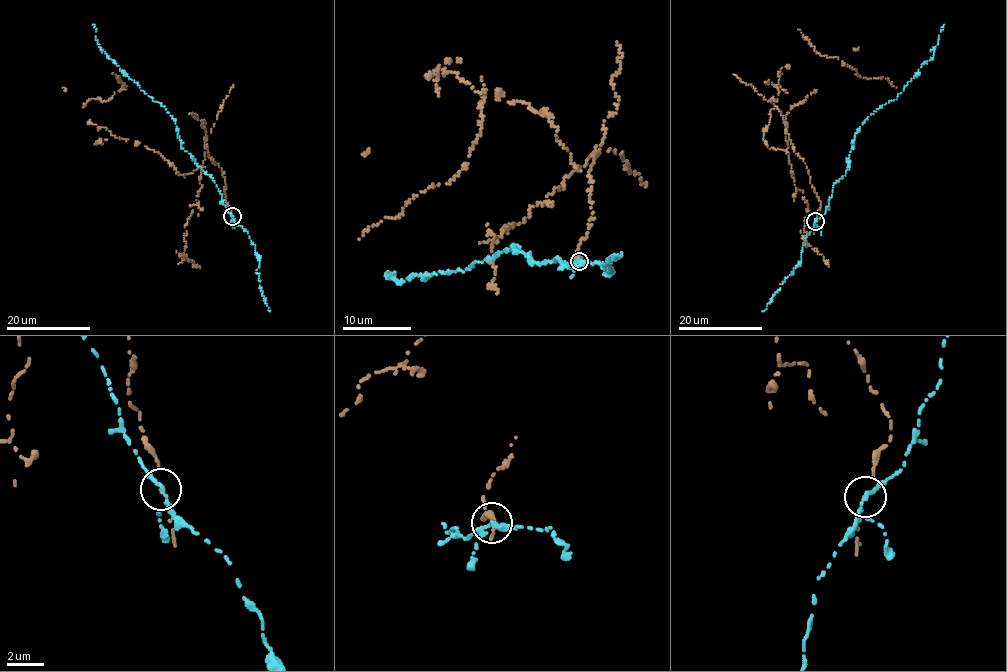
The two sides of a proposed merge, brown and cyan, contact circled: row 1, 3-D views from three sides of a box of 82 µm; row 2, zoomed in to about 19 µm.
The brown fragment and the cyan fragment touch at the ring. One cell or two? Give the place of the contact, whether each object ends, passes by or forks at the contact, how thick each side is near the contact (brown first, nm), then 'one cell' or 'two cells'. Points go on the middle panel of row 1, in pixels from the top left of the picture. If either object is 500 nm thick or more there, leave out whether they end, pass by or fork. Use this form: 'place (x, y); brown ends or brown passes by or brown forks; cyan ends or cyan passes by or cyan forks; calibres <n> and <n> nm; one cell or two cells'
place (579, 261); brown ends; cyan passes by; calibres 90 and 200 nm; two cells

